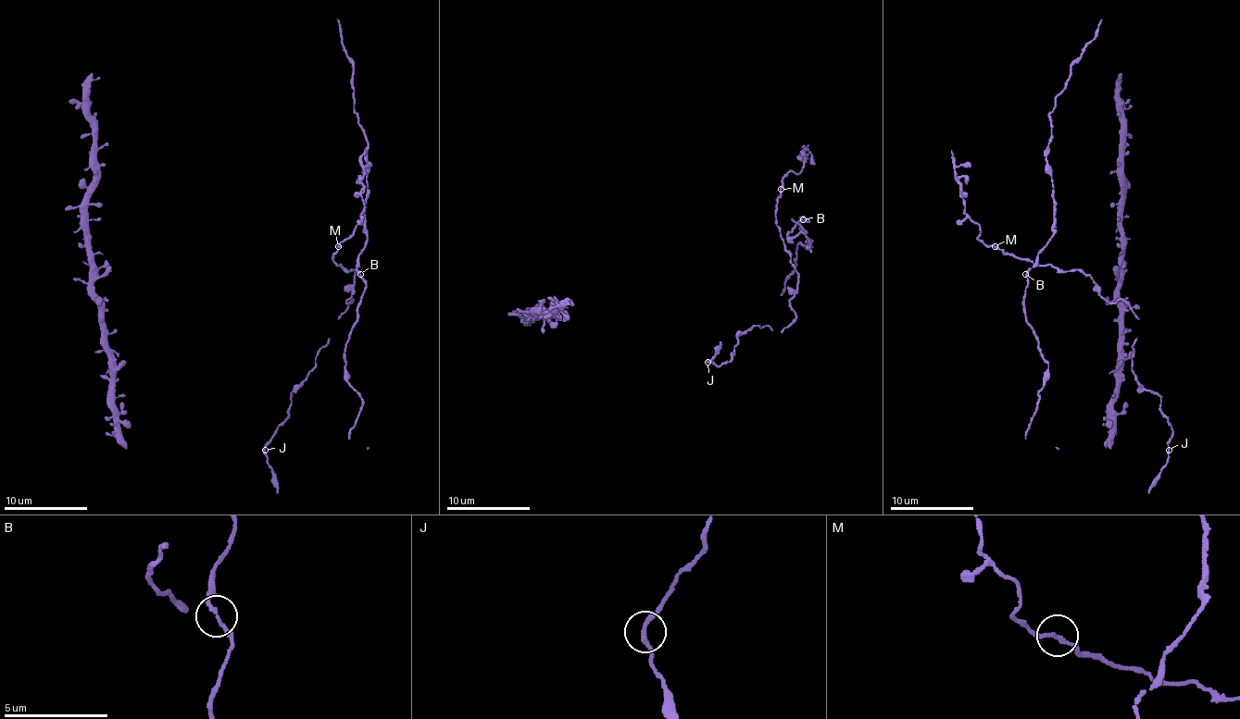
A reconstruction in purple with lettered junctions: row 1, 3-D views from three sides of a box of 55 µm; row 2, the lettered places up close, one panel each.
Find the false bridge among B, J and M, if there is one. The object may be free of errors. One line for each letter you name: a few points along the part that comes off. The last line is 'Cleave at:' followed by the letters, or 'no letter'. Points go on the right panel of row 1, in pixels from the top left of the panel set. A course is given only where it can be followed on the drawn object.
Cleave at: no letter

